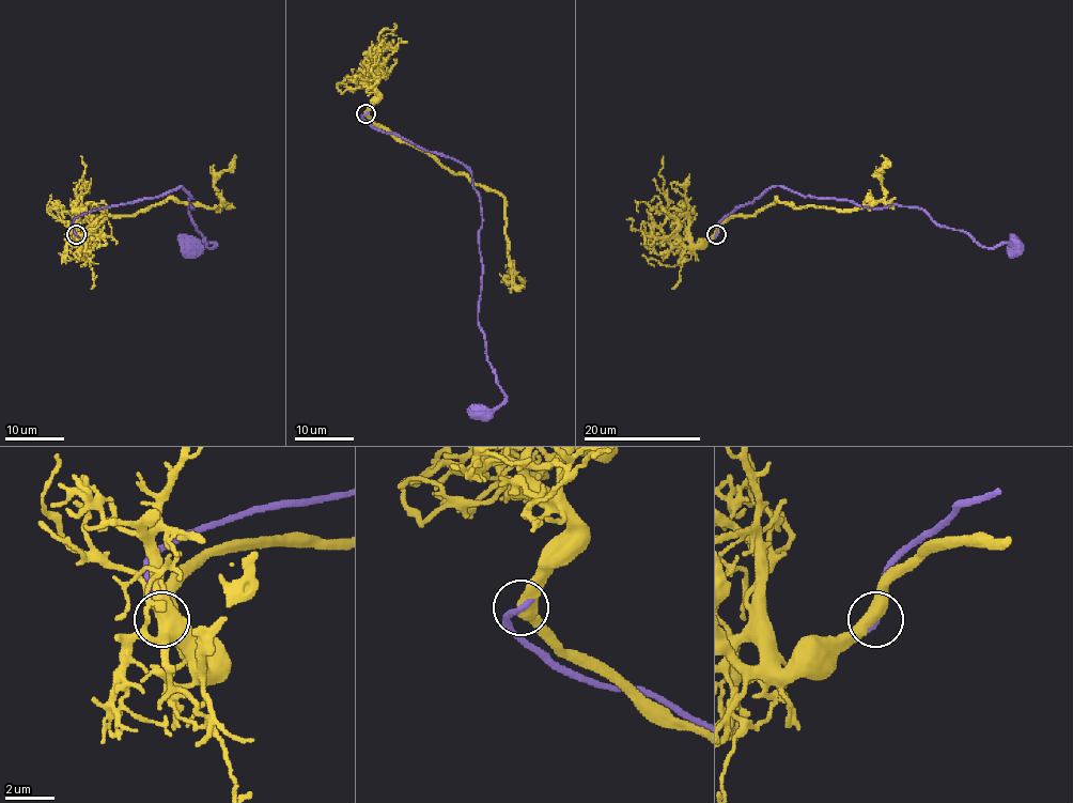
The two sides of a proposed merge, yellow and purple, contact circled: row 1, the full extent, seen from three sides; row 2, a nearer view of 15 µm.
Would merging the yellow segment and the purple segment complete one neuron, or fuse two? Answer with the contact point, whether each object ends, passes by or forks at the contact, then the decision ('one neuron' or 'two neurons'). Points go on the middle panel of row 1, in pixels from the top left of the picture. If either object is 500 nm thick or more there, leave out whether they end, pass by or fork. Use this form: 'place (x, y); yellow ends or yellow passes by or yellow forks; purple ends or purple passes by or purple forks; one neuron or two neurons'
place (366, 113); one neuron

